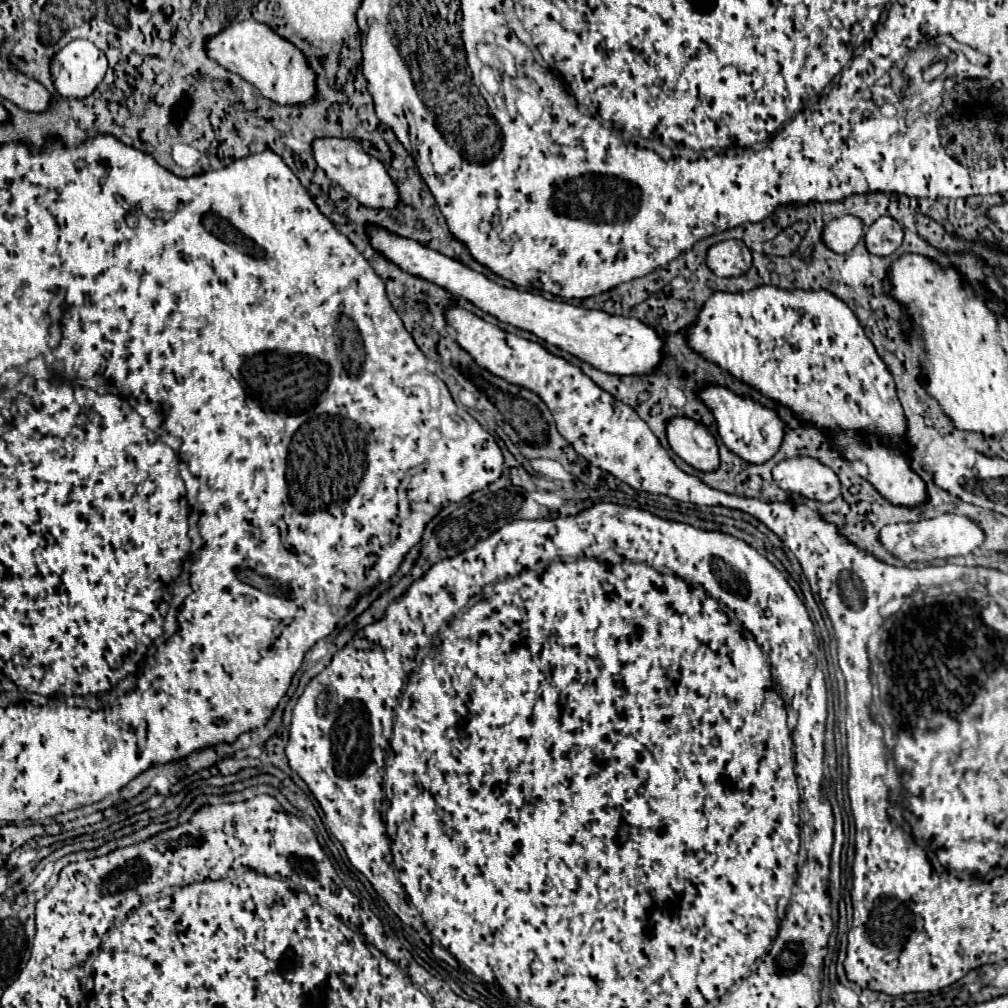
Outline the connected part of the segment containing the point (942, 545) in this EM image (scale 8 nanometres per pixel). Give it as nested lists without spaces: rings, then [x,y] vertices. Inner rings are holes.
[[[944,513],[934,519],[924,519],[918,523],[896,523],[880,529],[880,541],[884,547],[904,563],[910,561],[932,561],[932,559],[948,559],[956,555],[968,555],[984,543],[984,531],[968,517]]]

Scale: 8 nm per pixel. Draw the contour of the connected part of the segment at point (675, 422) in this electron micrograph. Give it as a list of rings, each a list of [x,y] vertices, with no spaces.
[[[672,417],[666,425],[666,435],[672,451],[698,471],[714,471],[718,461],[718,445],[708,427],[690,417]]]

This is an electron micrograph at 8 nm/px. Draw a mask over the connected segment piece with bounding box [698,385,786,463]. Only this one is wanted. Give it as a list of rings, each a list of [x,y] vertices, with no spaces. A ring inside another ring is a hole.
[[[704,385],[698,391],[698,397],[712,411],[722,443],[738,457],[744,457],[750,463],[764,463],[780,449],[786,425],[776,409],[768,409],[750,397],[740,397],[722,385]]]

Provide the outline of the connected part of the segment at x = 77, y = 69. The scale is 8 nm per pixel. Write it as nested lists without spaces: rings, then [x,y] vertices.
[[[86,39],[70,41],[50,63],[56,91],[62,97],[88,97],[102,83],[106,69],[106,55]]]

